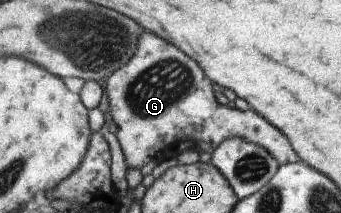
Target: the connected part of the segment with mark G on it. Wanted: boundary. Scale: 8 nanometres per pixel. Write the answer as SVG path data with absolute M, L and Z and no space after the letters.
M143 31L141 37L137 36L132 56L108 75L104 88L108 97L109 115L117 127L115 137L123 154L126 171L141 169L149 161L159 162L167 157L176 157L185 150L211 153L227 138L241 138L261 146L273 156L279 166L299 161L287 138L276 127L255 113L255 110L242 111L219 104L213 96L211 81L203 75L199 65L193 59L185 57L177 47L165 43L159 37L153 37L147 31Z

